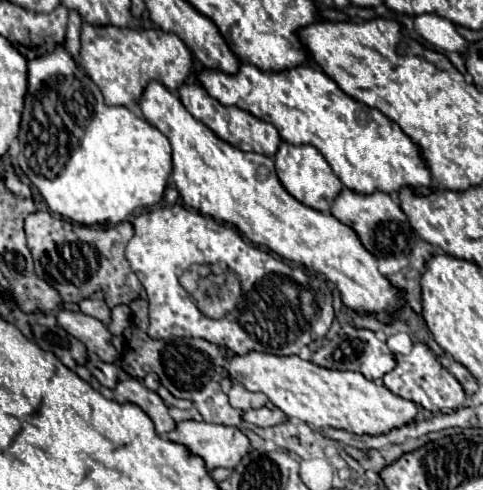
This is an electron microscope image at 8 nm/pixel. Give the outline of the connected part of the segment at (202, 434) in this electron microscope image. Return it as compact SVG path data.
M179 421L167 437L203 457L209 471L217 467L233 469L249 449L247 435L237 427L223 427L205 421Z

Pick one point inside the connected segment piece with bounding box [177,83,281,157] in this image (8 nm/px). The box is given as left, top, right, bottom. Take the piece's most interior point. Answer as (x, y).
(239, 128)

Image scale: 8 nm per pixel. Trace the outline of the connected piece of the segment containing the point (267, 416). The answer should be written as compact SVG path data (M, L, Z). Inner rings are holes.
M269 407L249 409L249 411L245 411L243 419L253 423L253 425L257 425L257 427L273 427L273 425L289 421L287 415L281 409L277 409L277 407L273 407L273 409L269 409Z

